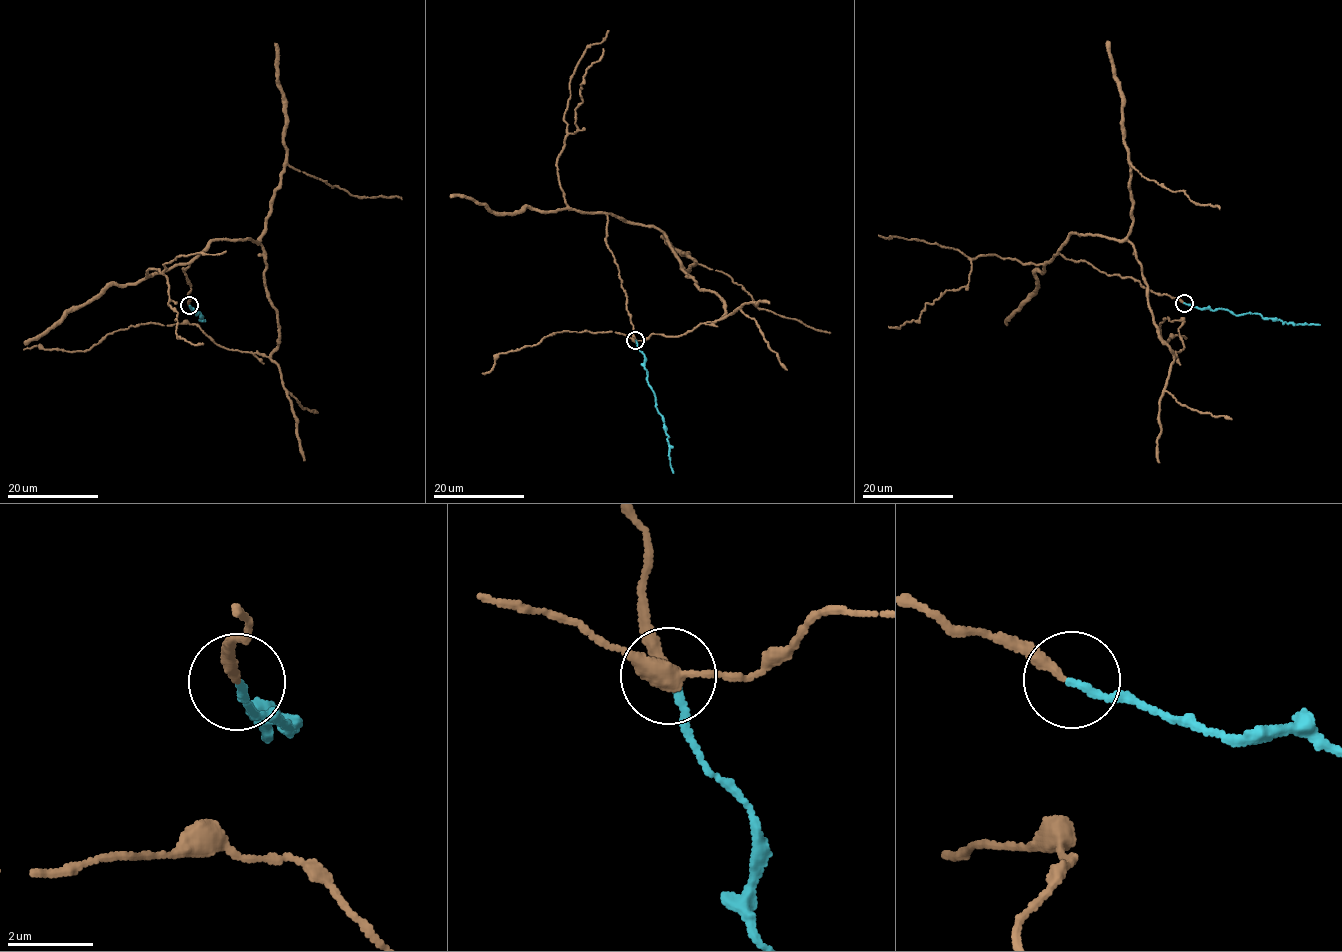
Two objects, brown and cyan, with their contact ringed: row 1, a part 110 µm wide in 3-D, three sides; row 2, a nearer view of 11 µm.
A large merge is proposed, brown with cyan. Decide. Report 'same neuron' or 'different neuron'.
same neuron

